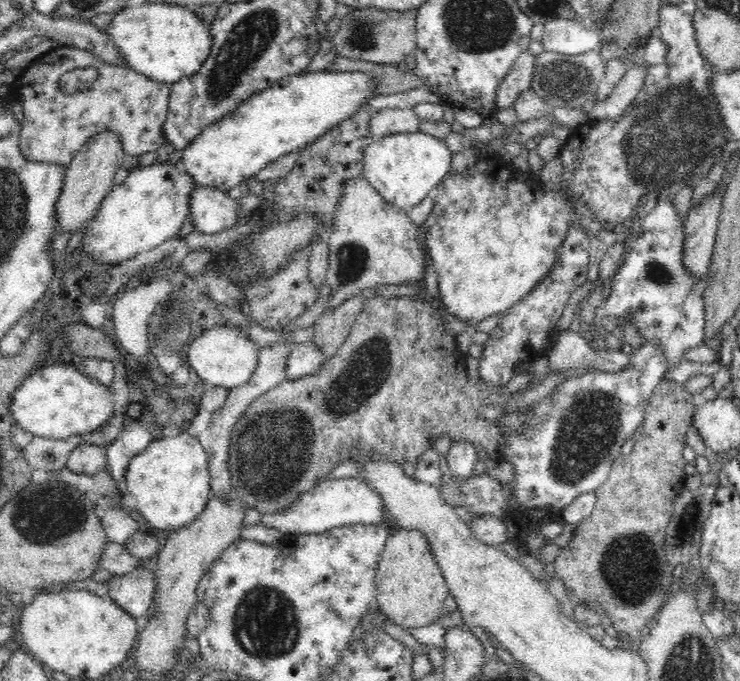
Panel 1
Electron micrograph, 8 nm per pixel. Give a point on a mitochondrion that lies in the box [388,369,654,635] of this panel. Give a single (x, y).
(590, 422)

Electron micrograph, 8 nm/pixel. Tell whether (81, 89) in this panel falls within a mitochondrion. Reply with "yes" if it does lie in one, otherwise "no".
no

